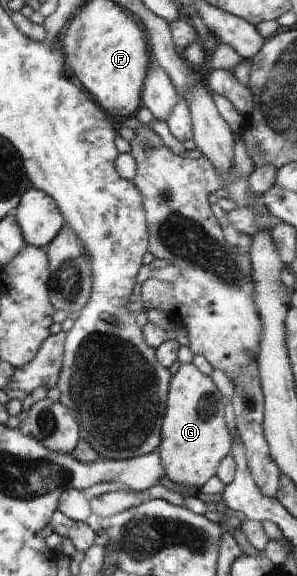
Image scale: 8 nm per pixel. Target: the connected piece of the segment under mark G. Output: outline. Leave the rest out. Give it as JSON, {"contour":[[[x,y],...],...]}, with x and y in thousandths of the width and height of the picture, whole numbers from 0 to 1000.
{"contour":[[[646,628],[606,634],[579,653],[579,682],[566,682],[566,731],[552,731],[549,766],[525,781],[572,835],[660,849],[727,825],[734,804],[781,780],[754,707],[761,700],[707,653],[673,648]]]}

